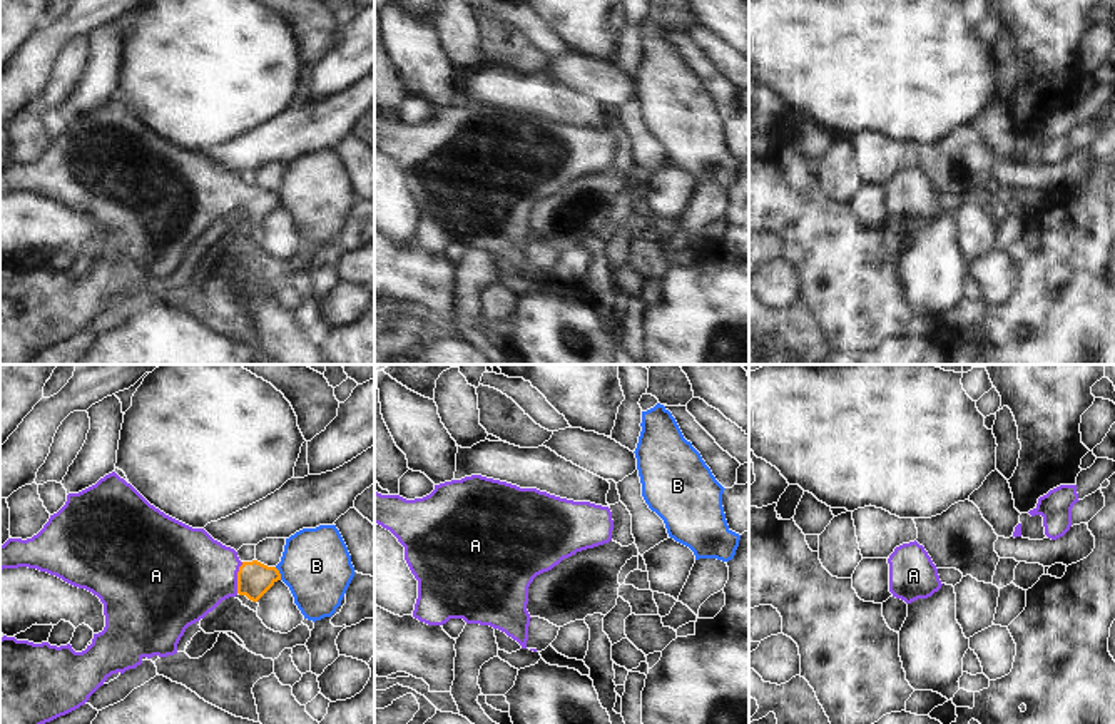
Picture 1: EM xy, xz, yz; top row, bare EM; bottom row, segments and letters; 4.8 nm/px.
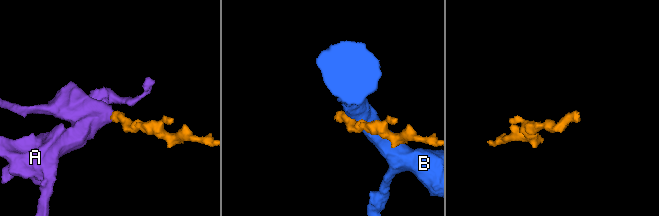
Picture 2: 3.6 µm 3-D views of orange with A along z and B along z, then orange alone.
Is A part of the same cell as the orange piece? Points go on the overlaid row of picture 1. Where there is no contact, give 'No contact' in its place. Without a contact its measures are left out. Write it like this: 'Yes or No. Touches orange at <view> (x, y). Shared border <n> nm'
Yes. Touches orange at xy (238, 577). Shared border 160 nm.

